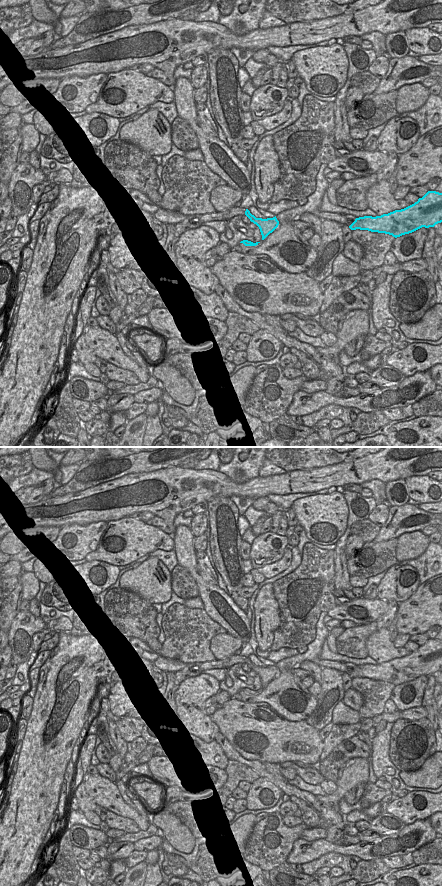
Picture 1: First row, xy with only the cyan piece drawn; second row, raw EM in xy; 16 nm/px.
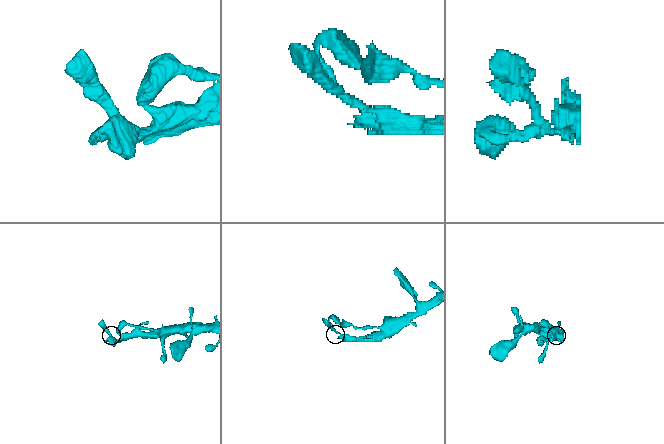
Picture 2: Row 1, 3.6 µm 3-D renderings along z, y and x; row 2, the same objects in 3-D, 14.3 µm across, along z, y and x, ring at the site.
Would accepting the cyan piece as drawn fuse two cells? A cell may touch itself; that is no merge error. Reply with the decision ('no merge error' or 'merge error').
no merge error

